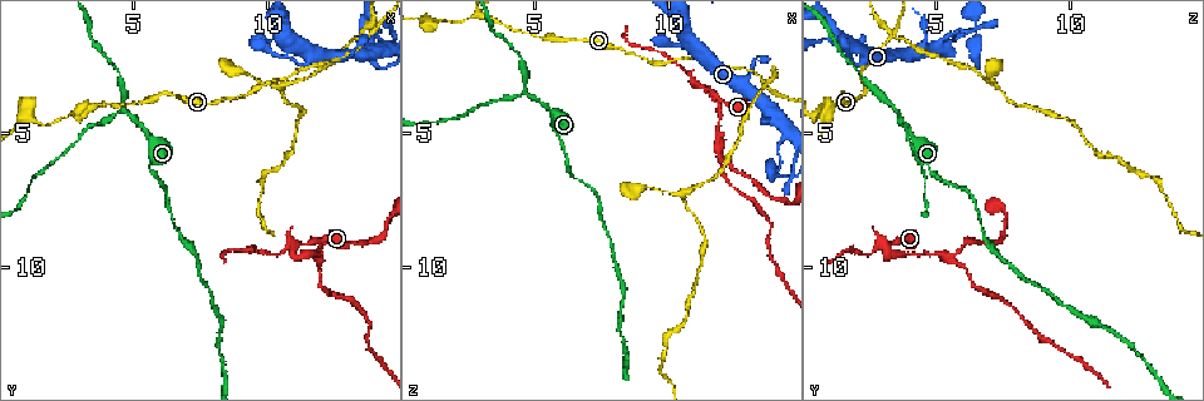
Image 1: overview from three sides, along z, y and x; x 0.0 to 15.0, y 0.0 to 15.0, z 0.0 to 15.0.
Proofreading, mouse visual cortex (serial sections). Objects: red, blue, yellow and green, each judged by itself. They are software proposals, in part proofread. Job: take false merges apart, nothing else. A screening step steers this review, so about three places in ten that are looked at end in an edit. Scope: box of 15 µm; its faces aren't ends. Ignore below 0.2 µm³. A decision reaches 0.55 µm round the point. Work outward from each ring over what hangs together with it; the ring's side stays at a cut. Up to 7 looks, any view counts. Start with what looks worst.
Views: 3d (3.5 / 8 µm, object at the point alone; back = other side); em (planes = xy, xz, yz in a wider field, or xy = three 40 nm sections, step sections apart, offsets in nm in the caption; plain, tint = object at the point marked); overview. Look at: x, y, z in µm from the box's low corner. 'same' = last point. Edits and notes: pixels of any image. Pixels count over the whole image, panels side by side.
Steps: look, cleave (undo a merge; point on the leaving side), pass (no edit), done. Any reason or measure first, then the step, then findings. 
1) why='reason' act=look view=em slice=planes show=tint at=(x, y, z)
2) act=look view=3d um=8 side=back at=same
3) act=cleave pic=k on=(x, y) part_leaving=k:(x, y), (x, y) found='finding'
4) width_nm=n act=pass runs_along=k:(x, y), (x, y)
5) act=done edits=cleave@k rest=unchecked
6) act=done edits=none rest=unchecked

why='sharp bend' act=look view=3d um=3.5 at=(13.7, 1.4, 3.2)

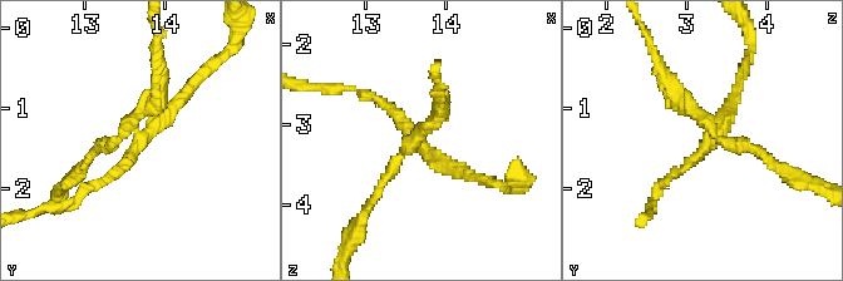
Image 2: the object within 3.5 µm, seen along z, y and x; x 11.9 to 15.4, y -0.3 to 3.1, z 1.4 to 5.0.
arms=4 arm_widths_nm=150,150,200,200 why='now the EM' act=look view=em slice=xy step=5 show=tint at=(13.65, 1.40, 3.30)

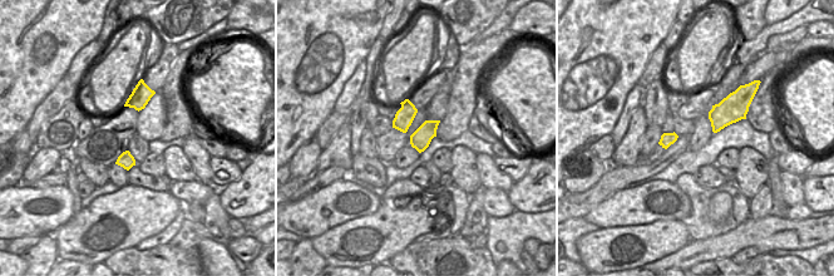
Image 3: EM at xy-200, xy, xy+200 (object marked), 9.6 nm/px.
act=cleave pic=2 on=(147, 93) part_leaving=2:(133, 129), (94, 149), (75, 176) found='a second cell is stuck on'

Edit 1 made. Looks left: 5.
why='sharp bend' act=look view=3d um=3.5 at=(11.1, 9.5, 3.2)

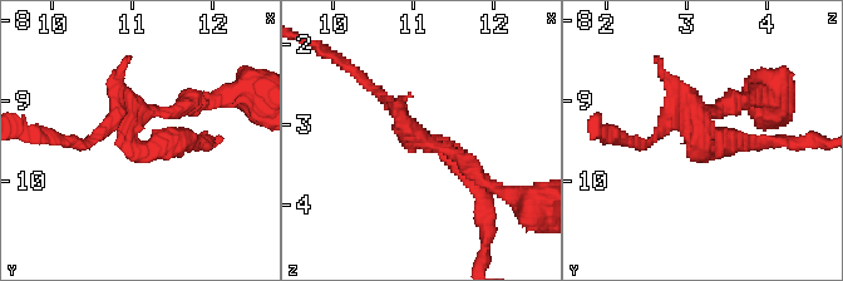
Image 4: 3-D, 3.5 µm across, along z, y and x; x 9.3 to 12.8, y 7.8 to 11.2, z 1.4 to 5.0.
why='need the tissue' act=look view=em slice=planes show=tint at=(10.95, 9.50, 3.15)

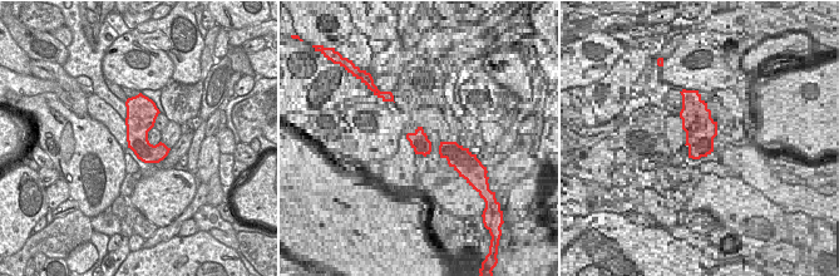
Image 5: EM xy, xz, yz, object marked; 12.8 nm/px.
act=pass found='one cell here'

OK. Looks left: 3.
why='sharp bend' act=look view=3d um=3.5 at=(4.7, 4.2, 3.5)

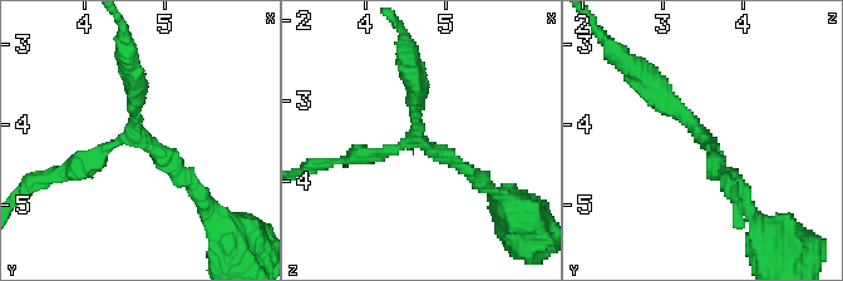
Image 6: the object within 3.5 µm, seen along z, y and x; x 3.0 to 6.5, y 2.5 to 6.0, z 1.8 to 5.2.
arms=3 arm_widths_nm=200,200,250 why='shape alone is not enough' act=look view=em slice=xy step=3 show=tint at=(4.65, 4.15, 3.50)

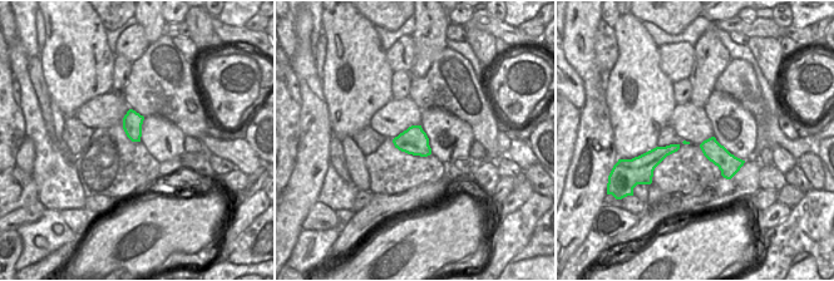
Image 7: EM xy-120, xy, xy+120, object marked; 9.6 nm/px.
act=pass found='all the same cell'

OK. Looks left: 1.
act=done edits=cleave@2 rest=unchecked

